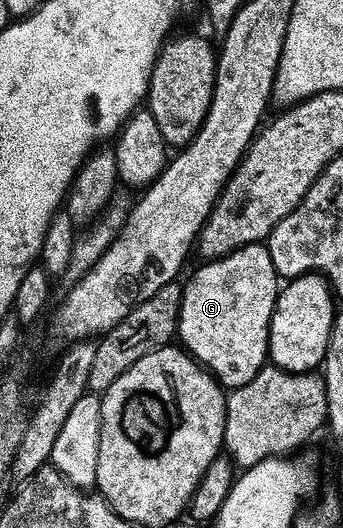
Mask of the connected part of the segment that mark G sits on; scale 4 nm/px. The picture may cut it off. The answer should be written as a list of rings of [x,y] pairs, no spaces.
[[[257,244],[255,246],[244,246],[241,250],[235,250],[233,254],[227,254],[225,258],[217,258],[204,264],[204,267],[189,280],[188,286],[183,287],[183,302],[181,304],[180,325],[178,338],[182,343],[183,349],[191,354],[221,386],[225,391],[231,392],[246,388],[246,384],[250,384],[255,378],[264,371],[265,366],[269,365],[270,355],[268,353],[268,341],[270,340],[270,327],[272,327],[272,317],[276,311],[276,302],[280,298],[282,289],[282,279],[276,273],[274,261],[271,259],[271,254],[268,251],[267,245]]]

